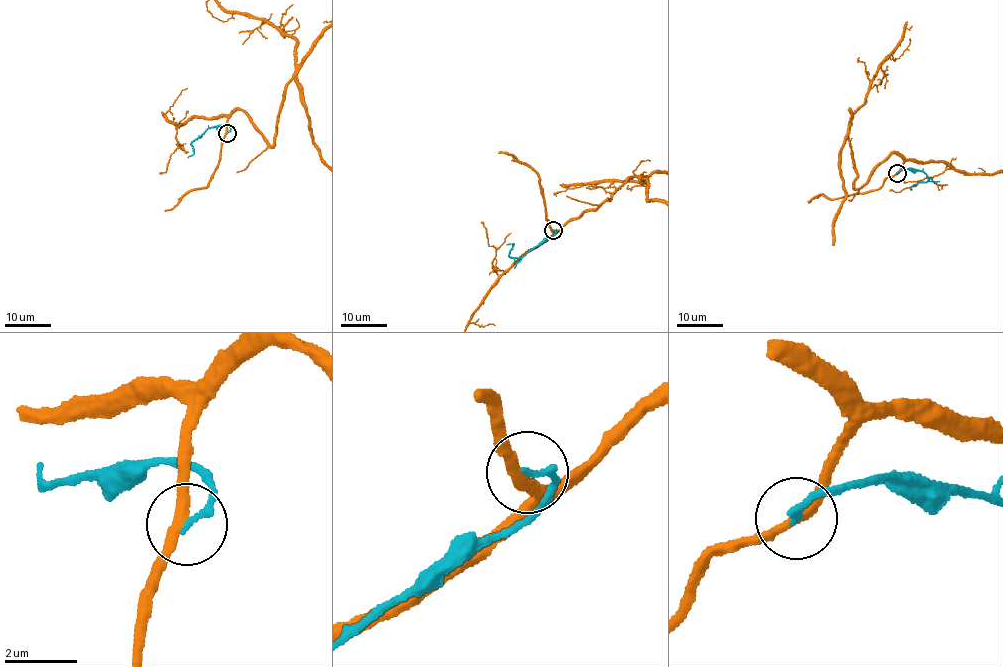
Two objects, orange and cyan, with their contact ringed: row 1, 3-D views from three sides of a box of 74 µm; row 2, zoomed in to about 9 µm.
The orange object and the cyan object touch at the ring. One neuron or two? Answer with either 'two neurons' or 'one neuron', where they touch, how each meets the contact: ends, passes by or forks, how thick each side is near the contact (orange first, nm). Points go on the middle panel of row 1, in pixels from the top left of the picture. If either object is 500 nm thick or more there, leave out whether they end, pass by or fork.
two neurons | (553, 230) | orange passes by | cyan ends | 280/190 nm

